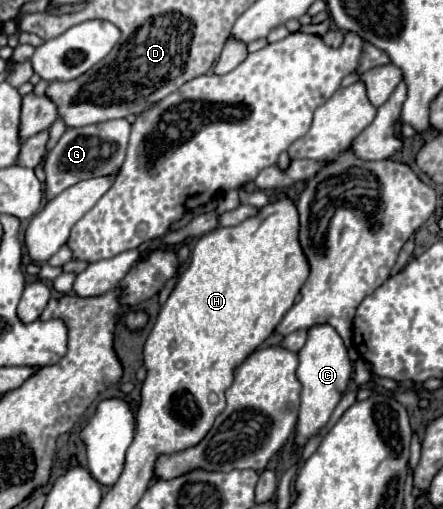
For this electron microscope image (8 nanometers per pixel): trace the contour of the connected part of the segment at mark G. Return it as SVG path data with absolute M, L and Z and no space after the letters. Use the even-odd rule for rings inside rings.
M112 119L78 129L66 129L66 133L60 137L56 147L48 153L48 159L44 163L46 197L54 199L58 193L62 193L64 189L72 187L78 181L116 173L124 163L128 137L130 137L130 123L126 119Z

